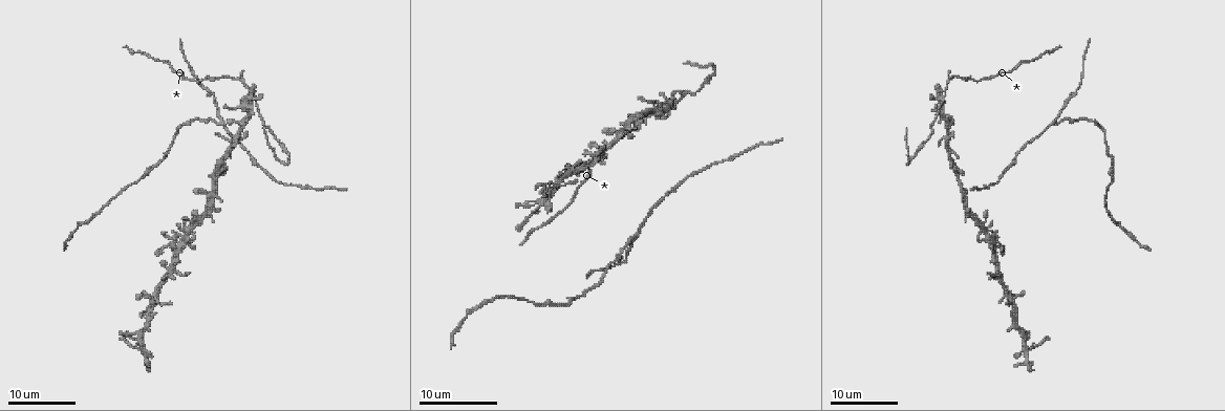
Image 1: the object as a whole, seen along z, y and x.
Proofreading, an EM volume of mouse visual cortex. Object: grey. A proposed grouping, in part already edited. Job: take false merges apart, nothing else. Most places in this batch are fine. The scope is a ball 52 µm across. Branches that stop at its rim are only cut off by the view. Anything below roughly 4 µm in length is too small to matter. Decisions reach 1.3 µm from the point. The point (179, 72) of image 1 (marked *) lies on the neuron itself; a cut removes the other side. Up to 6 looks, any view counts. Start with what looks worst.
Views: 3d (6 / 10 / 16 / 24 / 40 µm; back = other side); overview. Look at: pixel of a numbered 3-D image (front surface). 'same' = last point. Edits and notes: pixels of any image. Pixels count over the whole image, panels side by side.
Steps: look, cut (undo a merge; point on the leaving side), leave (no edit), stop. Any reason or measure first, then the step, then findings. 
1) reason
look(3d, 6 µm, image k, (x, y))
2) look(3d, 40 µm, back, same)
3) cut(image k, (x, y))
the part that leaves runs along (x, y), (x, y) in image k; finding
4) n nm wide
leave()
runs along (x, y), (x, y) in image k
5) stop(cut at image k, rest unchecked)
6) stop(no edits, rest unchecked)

three-way junction
look(3d, 16 µm, image 1, (219, 124))

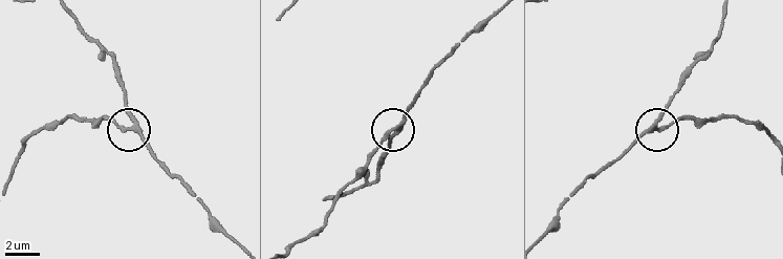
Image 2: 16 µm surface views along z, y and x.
look(3d, 6 µm, image 2, (659, 130))

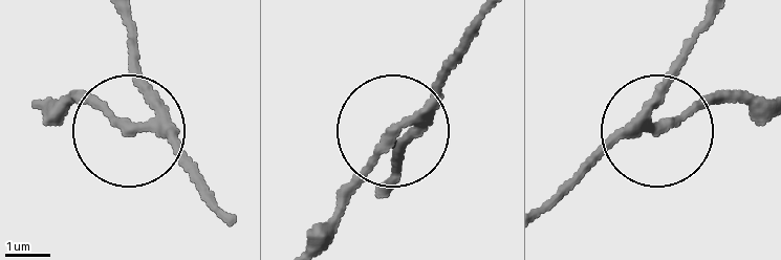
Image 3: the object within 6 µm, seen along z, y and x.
3 arms
leave()
continuous, no second neuron

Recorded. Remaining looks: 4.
small branch off a trunk
look(3d, 16 µm, image 1, (177, 248))

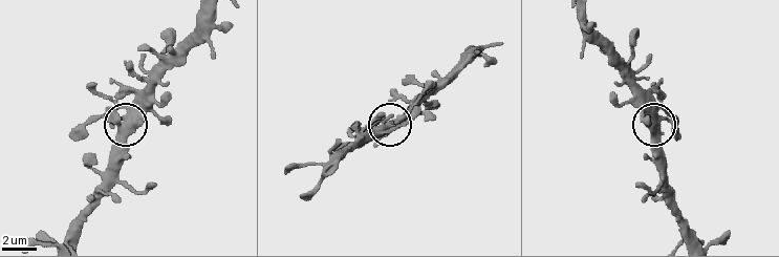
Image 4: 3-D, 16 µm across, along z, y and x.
look(3d, 10 µm, image 4, (657, 123))

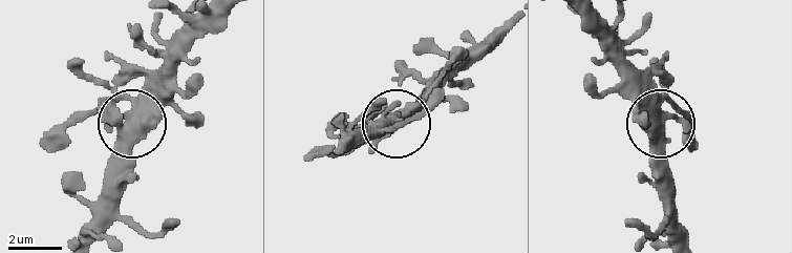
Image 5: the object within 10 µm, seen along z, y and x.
4 arms
leave()
runs along (573, 12), (627, 92), (655, 120), (692, 113) in image 5; all the same neuron

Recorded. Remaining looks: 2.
thick turns thin
look(3d, 16 µm, image 1, (983, 189))

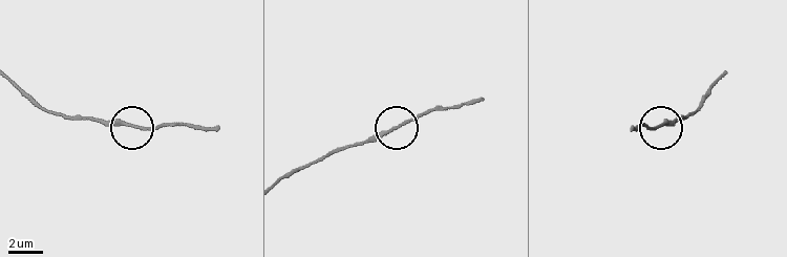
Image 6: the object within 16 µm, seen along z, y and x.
look(3d, 6 µm, image 6, (130, 126))

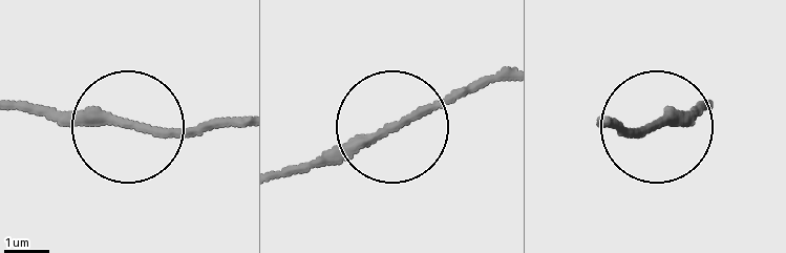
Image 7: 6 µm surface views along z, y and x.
leave()
runs along (22, 108), (134, 127), (232, 127) in image 7; one neuron here

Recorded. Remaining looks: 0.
stop(no edits, rest unchecked)

